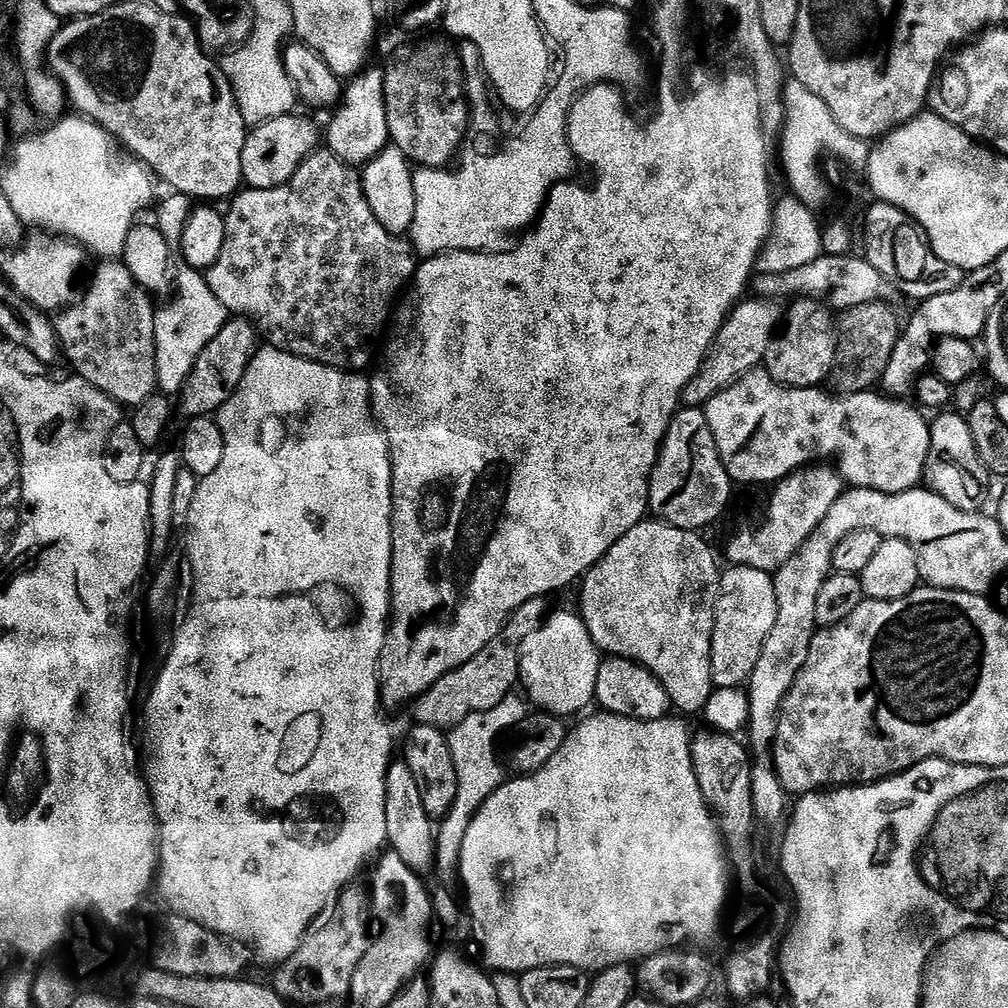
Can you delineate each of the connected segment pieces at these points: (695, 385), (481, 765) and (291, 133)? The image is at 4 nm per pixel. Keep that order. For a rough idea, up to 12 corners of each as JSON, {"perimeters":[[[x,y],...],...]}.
{"perimeters":[[[741,301],[725,320],[685,407],[705,407],[755,371],[784,318],[773,301]],[[516,694],[447,733],[457,809],[478,810],[505,776],[496,739],[525,723]],[[297,114],[251,129],[248,188],[282,186],[322,136]]]}

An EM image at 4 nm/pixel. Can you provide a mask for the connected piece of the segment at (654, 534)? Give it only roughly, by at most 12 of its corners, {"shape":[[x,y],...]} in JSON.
{"shape":[[645,519],[582,577],[590,638],[711,698],[722,568]]}

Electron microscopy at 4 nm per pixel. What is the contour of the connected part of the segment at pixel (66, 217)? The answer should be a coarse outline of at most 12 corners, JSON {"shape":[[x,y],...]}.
{"shape":[[76,114],[39,133],[22,224],[123,257],[153,177]]}

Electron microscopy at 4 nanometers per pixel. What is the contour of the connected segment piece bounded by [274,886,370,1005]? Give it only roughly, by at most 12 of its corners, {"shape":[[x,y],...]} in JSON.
{"shape":[[345,888],[325,928],[275,969],[289,1005],[352,991],[370,943],[367,894]]}

